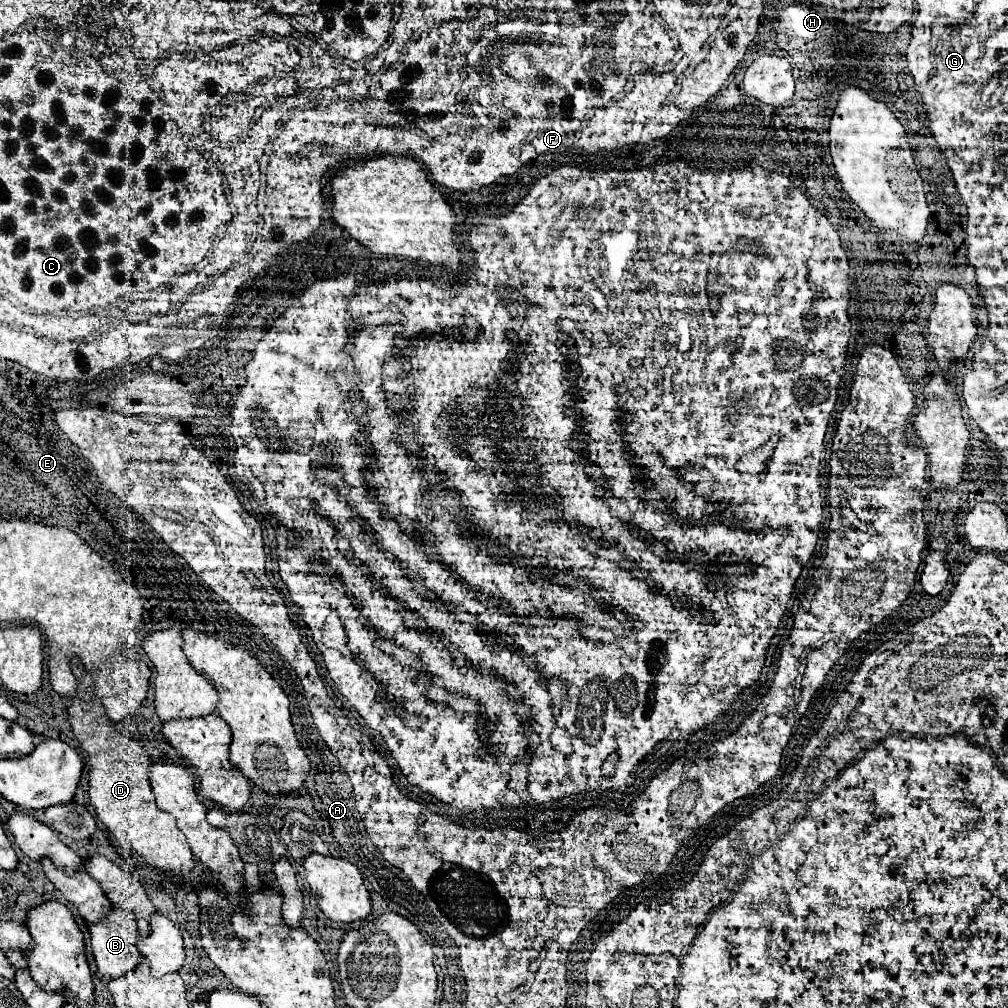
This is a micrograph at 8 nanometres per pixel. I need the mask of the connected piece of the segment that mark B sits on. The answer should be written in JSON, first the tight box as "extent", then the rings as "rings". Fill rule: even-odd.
{"extent":[90,909,140,977],"rings":[[[108,909],[106,921],[90,925],[90,935],[92,955],[104,977],[122,977],[138,965],[140,953],[136,947],[136,919],[130,913]]]}

